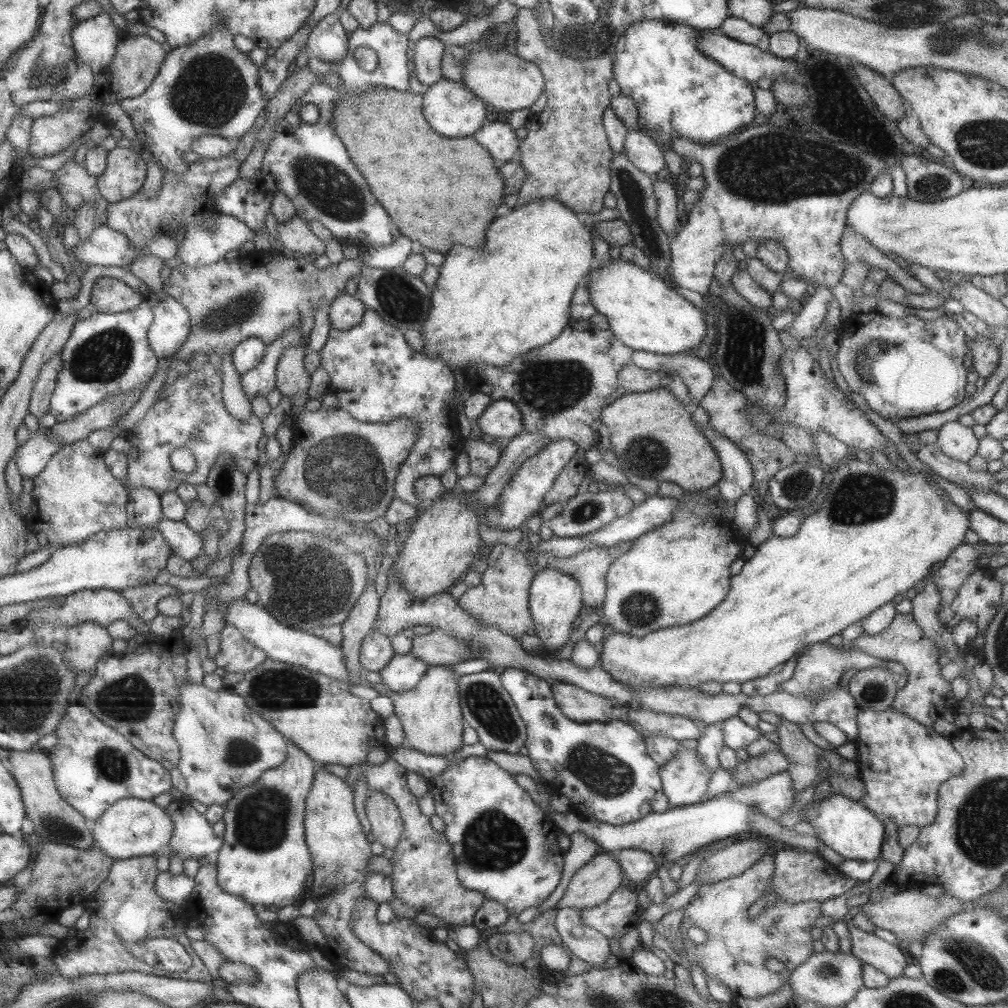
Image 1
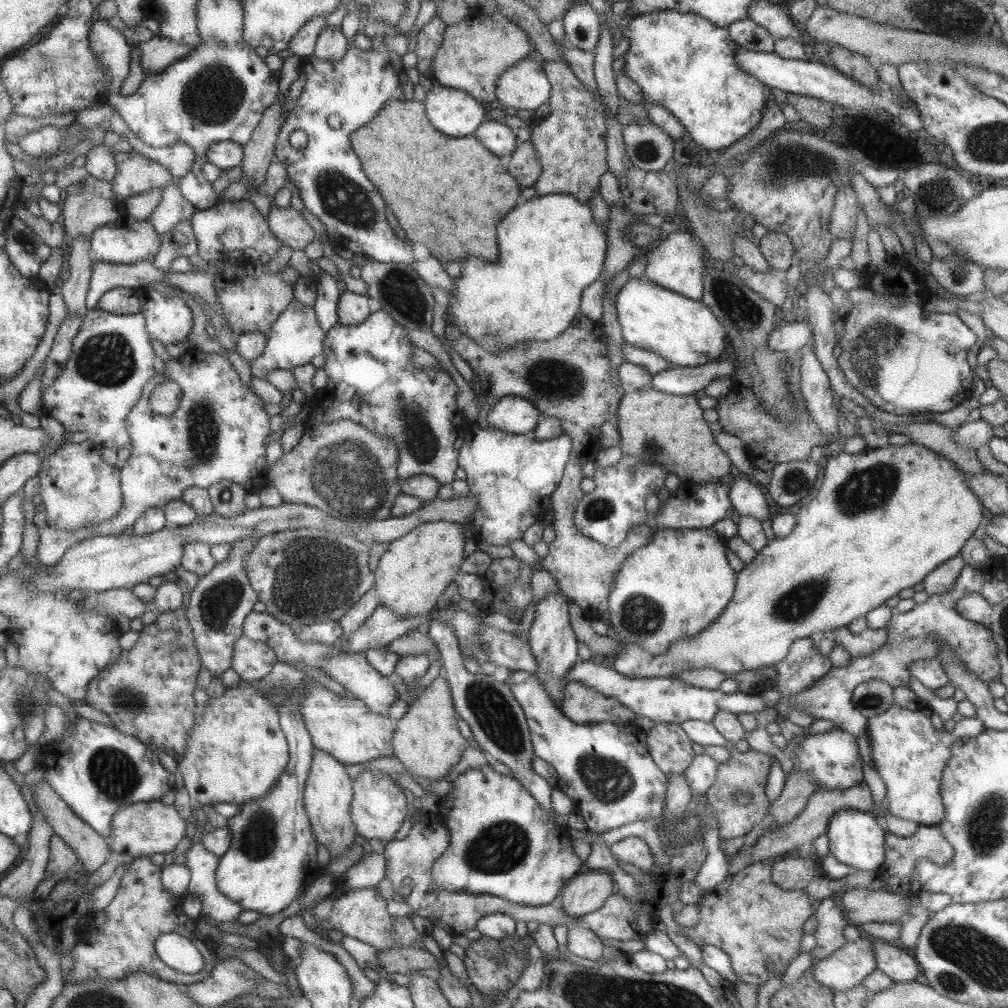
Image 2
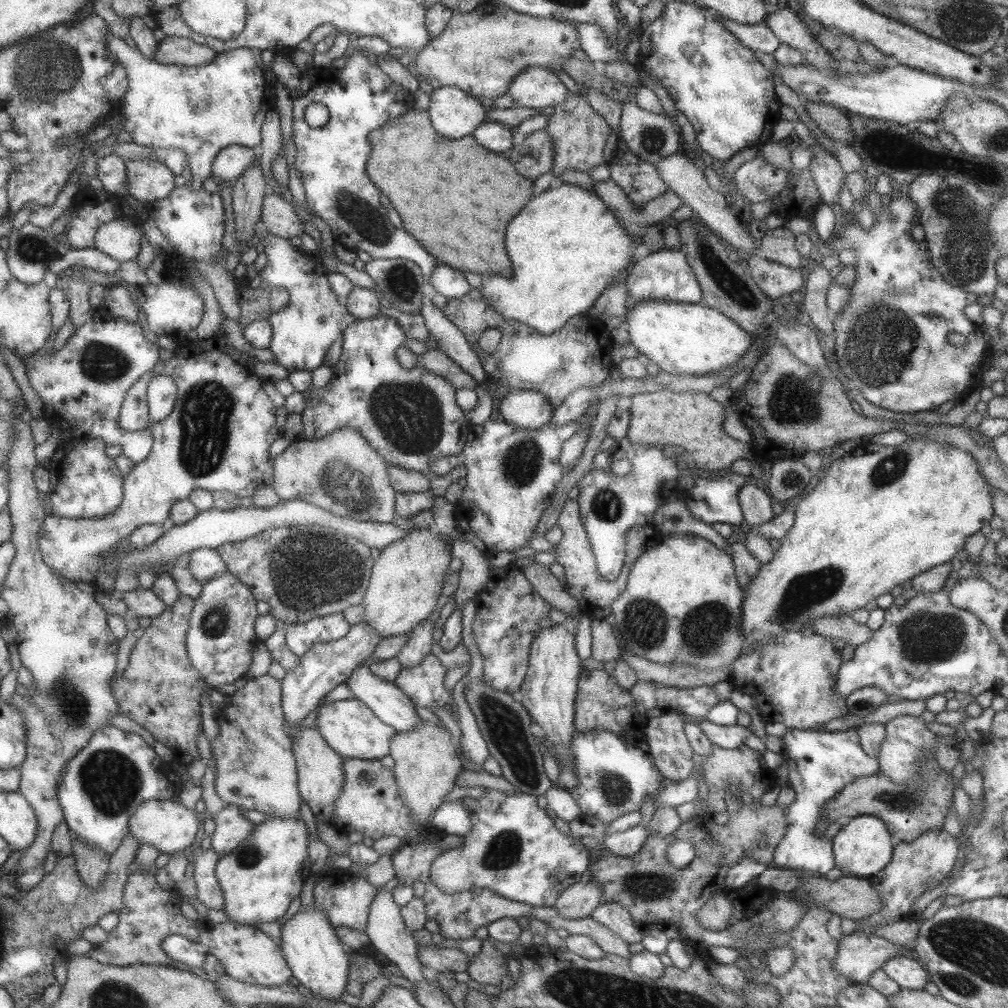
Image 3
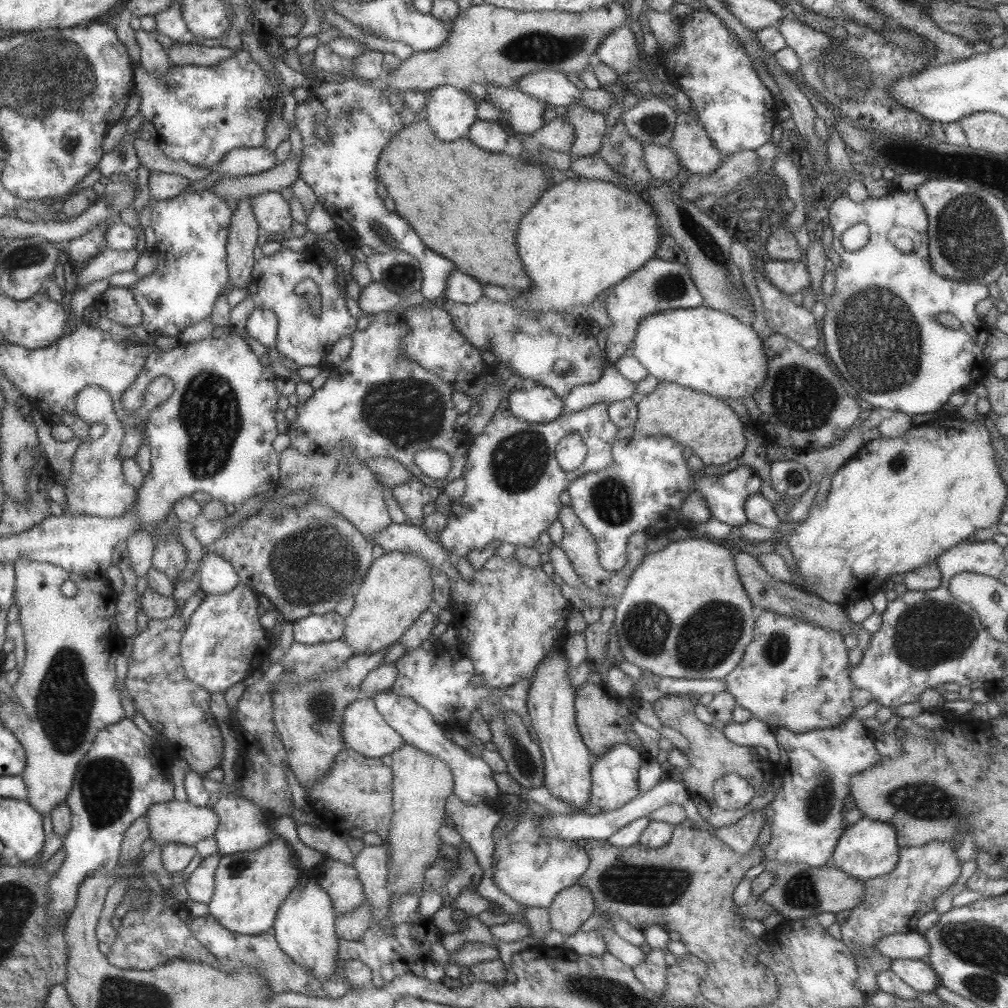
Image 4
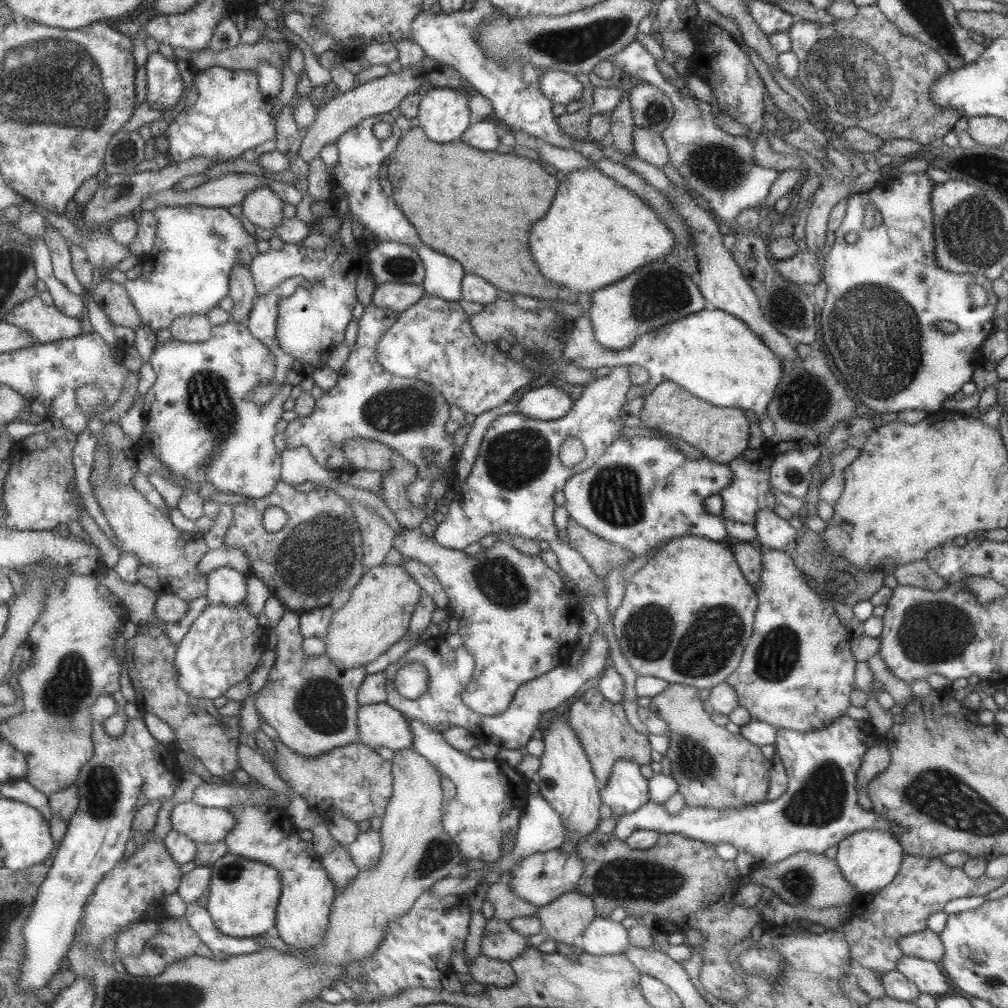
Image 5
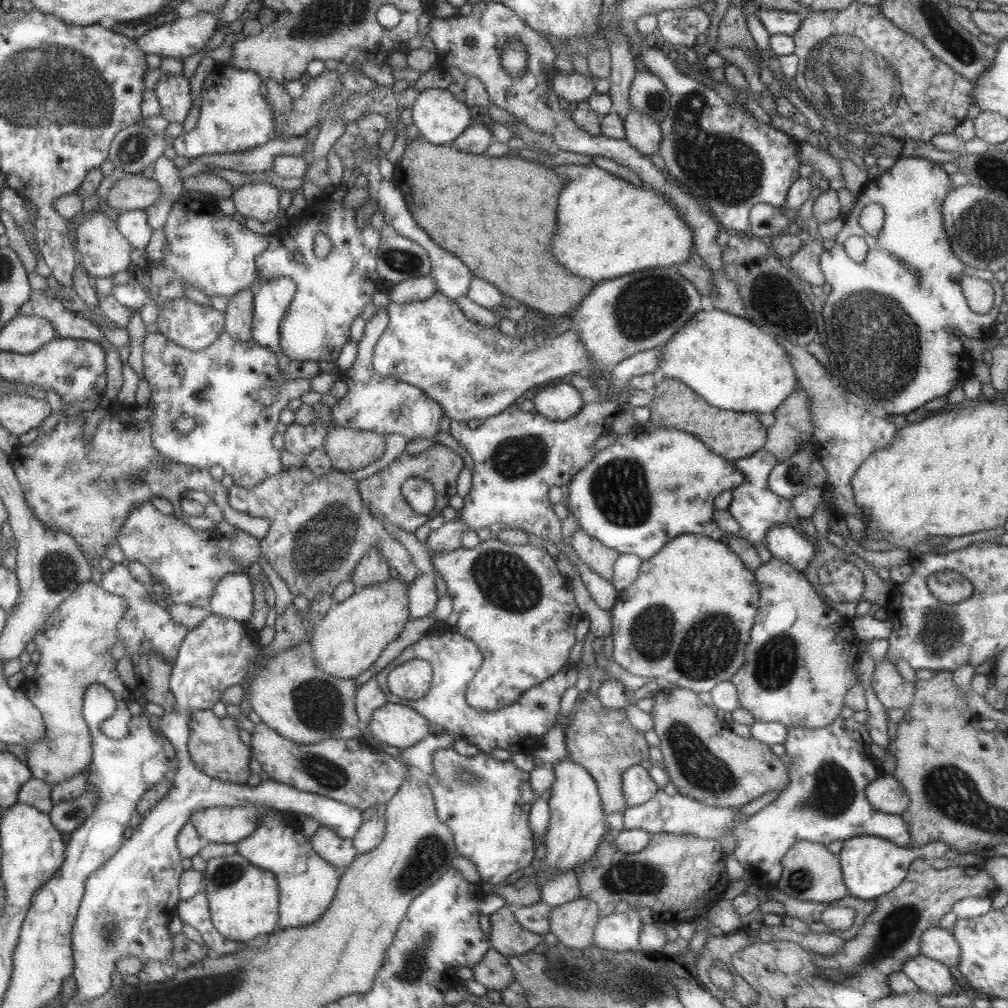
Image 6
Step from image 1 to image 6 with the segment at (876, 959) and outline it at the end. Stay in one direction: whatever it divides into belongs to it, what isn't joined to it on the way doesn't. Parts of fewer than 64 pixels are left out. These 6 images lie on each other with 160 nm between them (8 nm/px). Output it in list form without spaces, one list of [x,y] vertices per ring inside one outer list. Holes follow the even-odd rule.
[[[922,955],[909,958],[900,971],[905,973],[918,990],[929,994],[949,995],[953,988],[949,967]]]

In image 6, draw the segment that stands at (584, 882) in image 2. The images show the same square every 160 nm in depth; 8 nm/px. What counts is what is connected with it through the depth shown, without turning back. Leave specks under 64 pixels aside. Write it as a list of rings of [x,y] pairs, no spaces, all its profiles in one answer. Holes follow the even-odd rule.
[[[581,897],[552,907],[548,932],[568,948],[589,948],[592,947],[593,929],[599,920],[597,906]]]

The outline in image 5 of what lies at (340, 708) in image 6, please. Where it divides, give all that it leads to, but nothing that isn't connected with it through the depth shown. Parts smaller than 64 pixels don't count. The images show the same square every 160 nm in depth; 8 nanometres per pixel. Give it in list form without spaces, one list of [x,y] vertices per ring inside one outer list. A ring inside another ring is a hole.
[[[286,608],[276,624],[279,633],[279,643],[273,646],[276,657],[264,686],[257,692],[254,706],[289,750],[299,756],[313,757],[358,742],[356,696],[366,673],[365,666],[343,668],[327,655],[305,656],[298,616],[297,611]]]

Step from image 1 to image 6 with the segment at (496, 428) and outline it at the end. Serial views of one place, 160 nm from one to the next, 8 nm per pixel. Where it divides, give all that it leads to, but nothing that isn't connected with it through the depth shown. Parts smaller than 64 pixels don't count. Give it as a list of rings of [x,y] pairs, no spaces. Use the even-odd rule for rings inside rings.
[[[569,384],[542,388],[533,397],[533,412],[548,420],[565,421],[573,418],[583,408],[580,392]]]

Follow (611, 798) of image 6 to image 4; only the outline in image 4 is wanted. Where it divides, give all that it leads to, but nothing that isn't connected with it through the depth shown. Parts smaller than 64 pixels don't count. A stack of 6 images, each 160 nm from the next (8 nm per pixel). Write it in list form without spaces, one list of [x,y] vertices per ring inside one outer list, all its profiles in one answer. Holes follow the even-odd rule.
[[[589,671],[586,681],[574,690],[574,711],[576,725],[583,744],[593,755],[604,753],[614,744],[625,743],[643,750],[641,742],[633,732],[631,724],[636,719],[635,712],[640,706],[640,700],[634,694],[621,697],[609,692],[605,680],[597,671]]]

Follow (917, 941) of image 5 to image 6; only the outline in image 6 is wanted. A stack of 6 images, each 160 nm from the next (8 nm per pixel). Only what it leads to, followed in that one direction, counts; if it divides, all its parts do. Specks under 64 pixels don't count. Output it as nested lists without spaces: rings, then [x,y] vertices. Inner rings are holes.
[[[929,928],[920,934],[918,943],[922,956],[948,967],[959,964],[960,947],[947,930]]]

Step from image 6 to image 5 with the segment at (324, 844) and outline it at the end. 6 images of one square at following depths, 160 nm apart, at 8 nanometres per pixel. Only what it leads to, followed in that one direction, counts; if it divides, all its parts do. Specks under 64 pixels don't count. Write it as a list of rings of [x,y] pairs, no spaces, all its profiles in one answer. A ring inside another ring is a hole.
[[[341,844],[321,855],[320,863],[337,892],[351,884],[359,871],[349,858],[345,845]]]

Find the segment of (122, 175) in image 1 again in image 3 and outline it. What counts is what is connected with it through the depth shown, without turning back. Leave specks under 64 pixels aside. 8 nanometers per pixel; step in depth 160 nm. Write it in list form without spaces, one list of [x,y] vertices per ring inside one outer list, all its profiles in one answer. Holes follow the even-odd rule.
[[[153,158],[126,159],[124,169],[128,194],[137,201],[147,204],[165,198],[173,188],[174,174]]]

